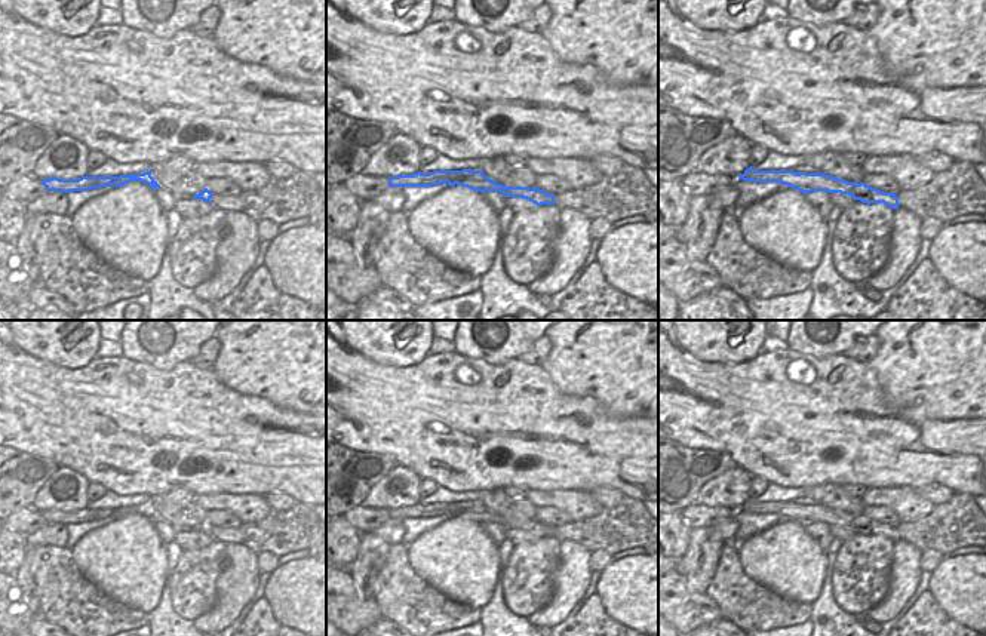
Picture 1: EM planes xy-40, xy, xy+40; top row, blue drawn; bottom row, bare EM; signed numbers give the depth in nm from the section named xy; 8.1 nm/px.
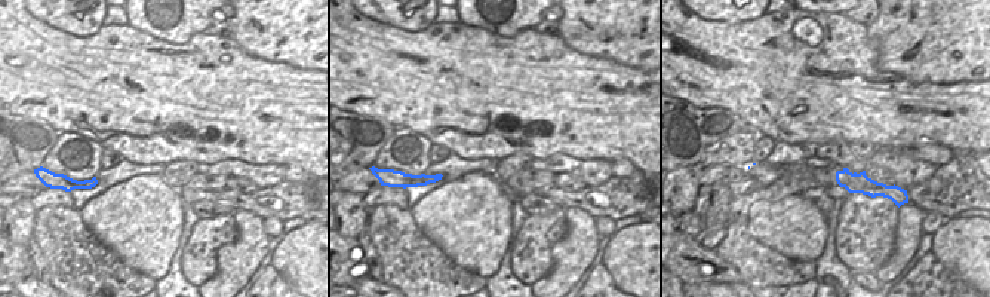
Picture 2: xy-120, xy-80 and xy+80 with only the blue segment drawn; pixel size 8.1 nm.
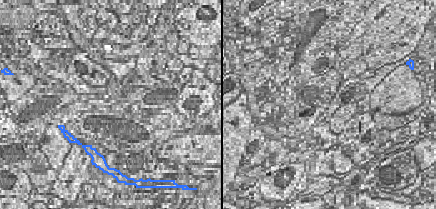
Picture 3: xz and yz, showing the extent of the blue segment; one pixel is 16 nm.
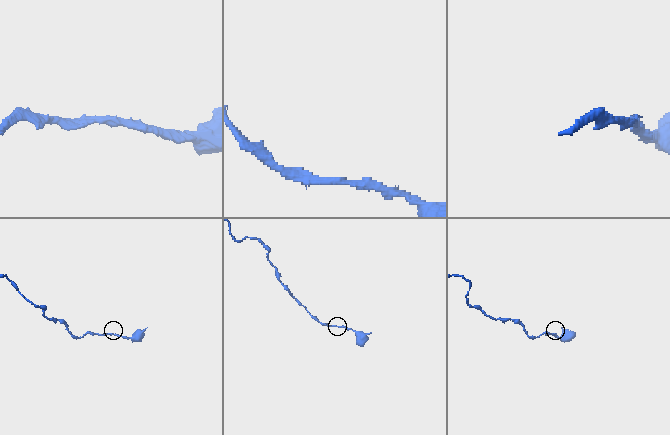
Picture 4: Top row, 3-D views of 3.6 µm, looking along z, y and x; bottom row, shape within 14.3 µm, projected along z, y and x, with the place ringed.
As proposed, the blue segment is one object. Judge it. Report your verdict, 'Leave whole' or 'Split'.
Leave whole.

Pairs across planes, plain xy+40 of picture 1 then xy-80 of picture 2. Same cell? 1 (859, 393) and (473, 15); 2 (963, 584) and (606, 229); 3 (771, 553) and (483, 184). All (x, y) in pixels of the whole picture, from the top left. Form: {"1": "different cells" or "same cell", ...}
{"1": "different cells", "2": "different cells", "3": "same cell"}

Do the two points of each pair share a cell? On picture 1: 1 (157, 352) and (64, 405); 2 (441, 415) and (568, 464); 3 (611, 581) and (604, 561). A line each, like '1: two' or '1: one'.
1: two
2: one
3: two

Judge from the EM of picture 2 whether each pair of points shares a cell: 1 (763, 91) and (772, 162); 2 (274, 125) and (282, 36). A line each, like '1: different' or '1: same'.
1: different
2: different

